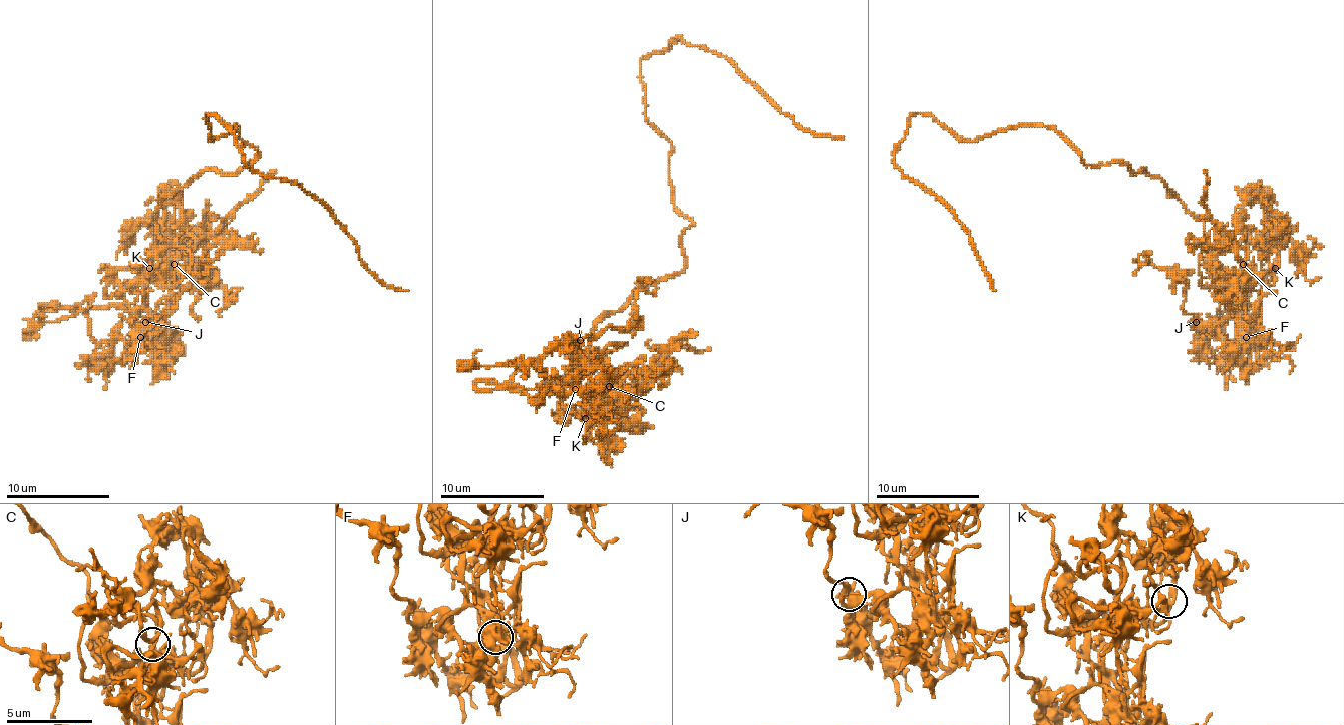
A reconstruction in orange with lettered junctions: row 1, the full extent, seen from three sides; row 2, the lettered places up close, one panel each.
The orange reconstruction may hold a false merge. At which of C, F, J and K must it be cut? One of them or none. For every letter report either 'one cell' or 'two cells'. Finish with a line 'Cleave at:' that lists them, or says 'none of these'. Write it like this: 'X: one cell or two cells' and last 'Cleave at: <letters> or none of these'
C: one cell
F: one cell
J: one cell
K: one cell
Cleave at: none of these

